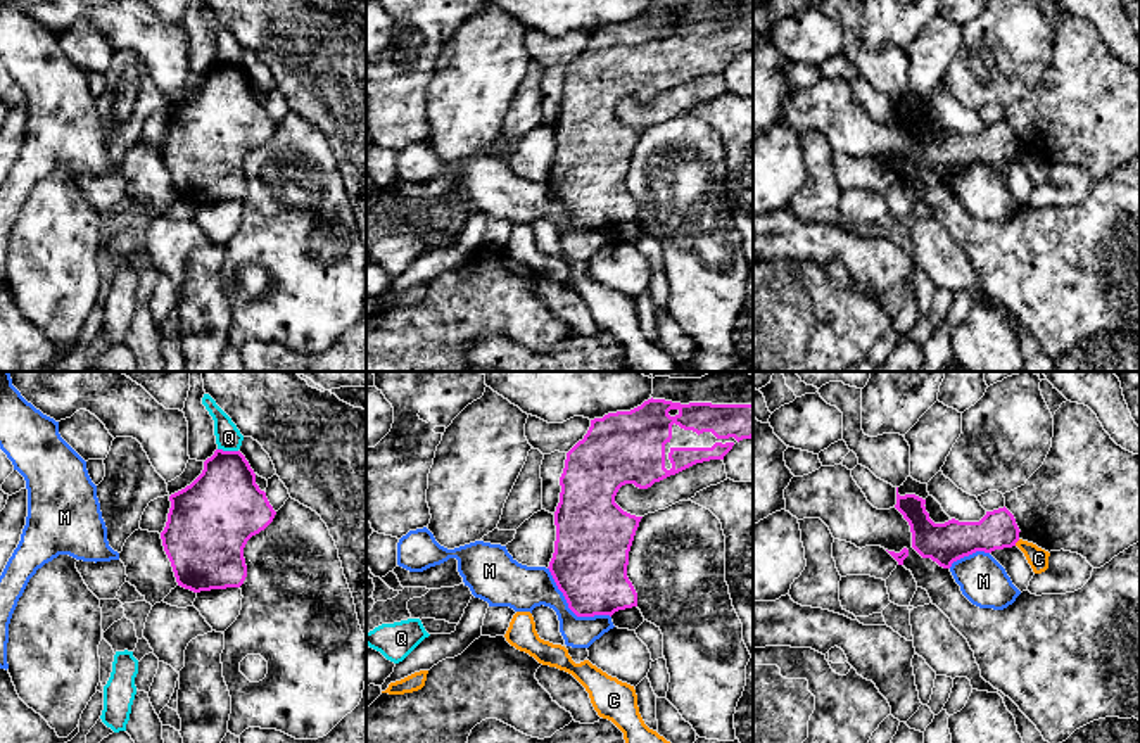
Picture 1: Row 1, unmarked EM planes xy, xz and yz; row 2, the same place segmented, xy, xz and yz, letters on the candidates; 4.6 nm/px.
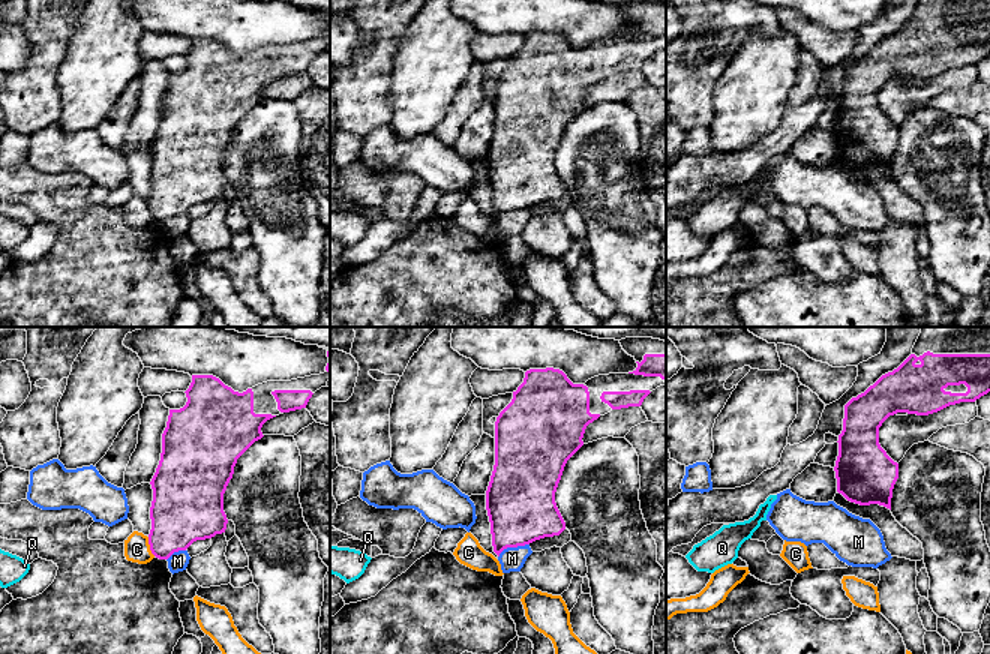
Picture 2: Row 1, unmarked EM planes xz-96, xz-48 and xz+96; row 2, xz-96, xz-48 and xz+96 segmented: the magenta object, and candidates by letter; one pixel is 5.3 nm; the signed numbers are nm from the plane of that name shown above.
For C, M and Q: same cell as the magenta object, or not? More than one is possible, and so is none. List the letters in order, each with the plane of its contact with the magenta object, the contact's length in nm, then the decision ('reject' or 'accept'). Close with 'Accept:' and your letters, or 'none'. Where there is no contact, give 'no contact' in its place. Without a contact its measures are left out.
C: yz | 40 nm | reject
M: xz | 380 nm | reject
Q: xy | 100 nm | reject
Accept: none

